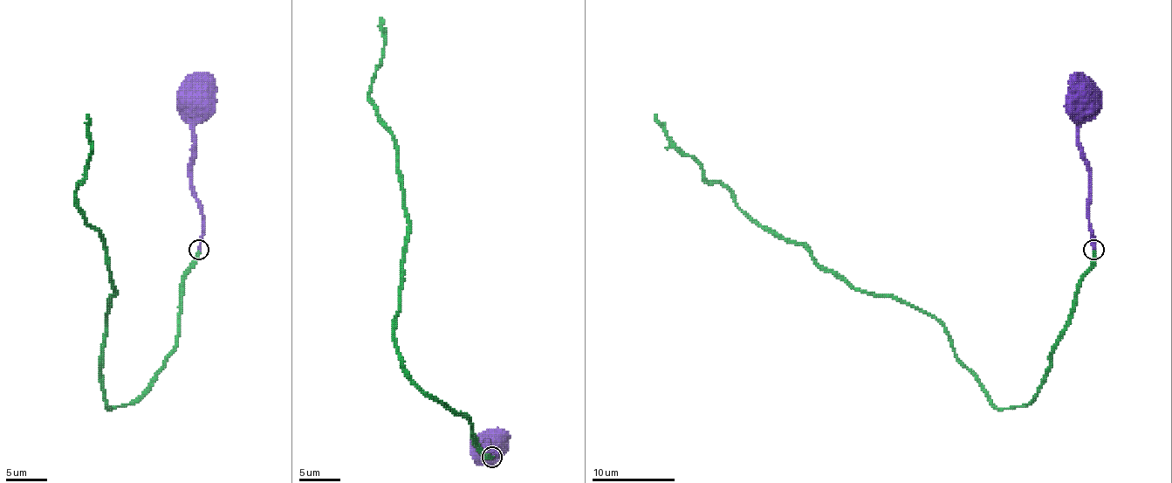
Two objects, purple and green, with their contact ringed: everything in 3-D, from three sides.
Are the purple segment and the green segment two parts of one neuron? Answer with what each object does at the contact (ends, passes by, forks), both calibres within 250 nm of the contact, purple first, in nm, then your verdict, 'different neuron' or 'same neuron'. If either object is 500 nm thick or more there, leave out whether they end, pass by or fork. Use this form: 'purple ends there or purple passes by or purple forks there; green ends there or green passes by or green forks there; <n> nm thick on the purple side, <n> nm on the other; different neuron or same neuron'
purple ends there; green ends there; 240 nm thick on the purple side, 280 nm on the other; same neuron

